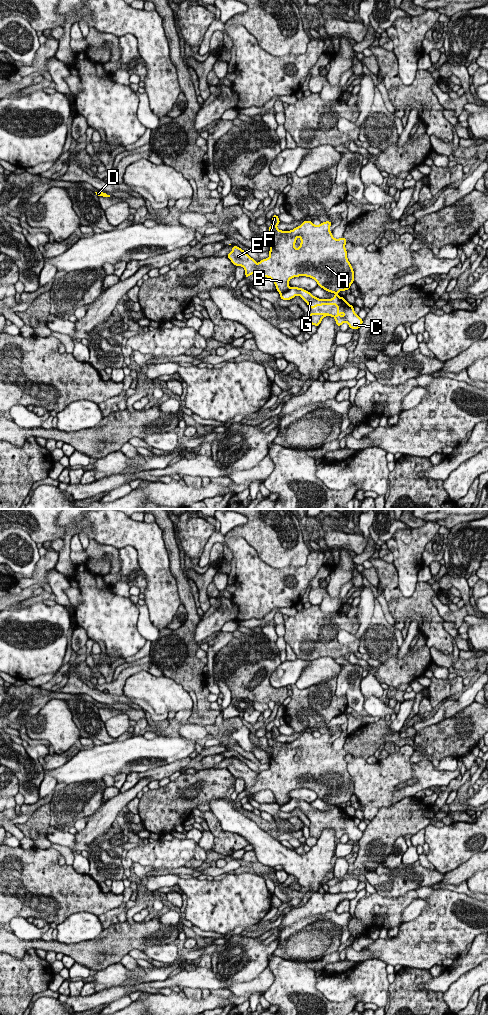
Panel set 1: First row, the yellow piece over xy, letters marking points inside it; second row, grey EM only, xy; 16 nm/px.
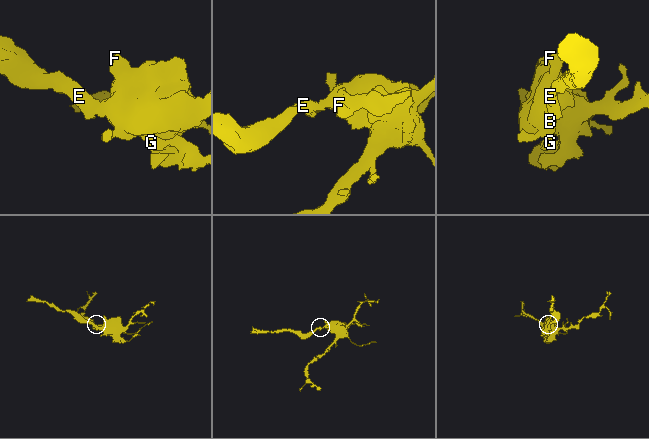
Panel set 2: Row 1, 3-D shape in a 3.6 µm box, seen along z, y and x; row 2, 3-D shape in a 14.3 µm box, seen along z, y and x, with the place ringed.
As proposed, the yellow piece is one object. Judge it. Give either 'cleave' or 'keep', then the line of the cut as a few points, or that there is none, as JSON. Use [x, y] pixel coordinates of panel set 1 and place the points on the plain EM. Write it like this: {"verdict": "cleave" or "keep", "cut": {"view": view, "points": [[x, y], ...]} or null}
{"verdict": "cleave", "cut": {"view": "xy", "points": [[257, 777], [254, 784]]}}

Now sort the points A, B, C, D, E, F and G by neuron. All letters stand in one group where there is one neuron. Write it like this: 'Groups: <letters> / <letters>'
Groups: A B C F G / D E

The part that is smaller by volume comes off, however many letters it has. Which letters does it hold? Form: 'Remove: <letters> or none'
Remove: D, E

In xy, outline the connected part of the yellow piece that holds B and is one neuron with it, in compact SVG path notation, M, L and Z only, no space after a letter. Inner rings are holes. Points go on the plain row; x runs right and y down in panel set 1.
M274 726L272 729L272 737L268 739L269 745L273 748L273 753L270 755L270 767L268 770L260 772L255 786L259 790L270 790L274 794L282 812L289 813L298 807L307 815L310 821L322 817L337 818L336 828L332 825L310 825L310 837L318 839L324 829L331 828L336 832L338 839L344 834L347 834L349 840L353 842L359 841L363 836L363 831L355 825L353 817L350 817L344 809L340 809L337 806L340 803L350 801L351 796L354 794L354 782L348 773L347 762L345 760L347 752L344 749L336 751L332 748L332 743L329 742L332 737L331 733L314 737L312 733L305 732L300 738L290 743L279 742L277 740L279 735L281 734L278 727ZM299 788L314 791L318 798L327 804L334 805L335 808L331 811L319 811L305 801L298 799L290 800L289 792Z

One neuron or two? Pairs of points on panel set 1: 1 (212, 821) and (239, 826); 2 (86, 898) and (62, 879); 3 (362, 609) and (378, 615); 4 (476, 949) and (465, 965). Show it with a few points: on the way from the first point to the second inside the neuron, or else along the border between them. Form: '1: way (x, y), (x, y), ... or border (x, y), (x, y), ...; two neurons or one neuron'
1: border (210, 811), (223, 830), (235, 832), (240, 836); two neurons
2: way (80, 893), (75, 892), (68, 885); one neuron
3: border (375, 597), (371, 621), (362, 634); two neurons
4: way (476, 953), (469, 961); one neuron

